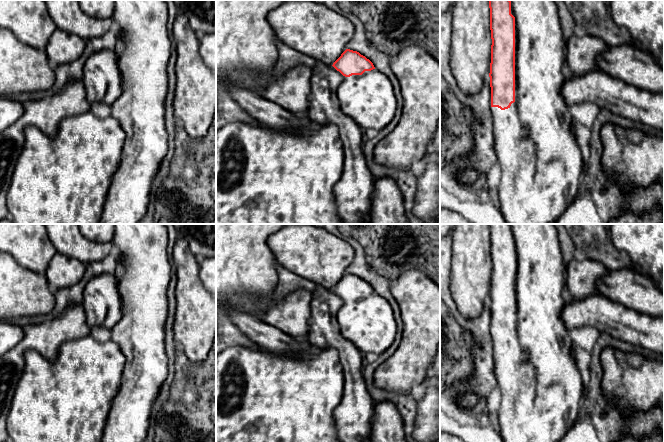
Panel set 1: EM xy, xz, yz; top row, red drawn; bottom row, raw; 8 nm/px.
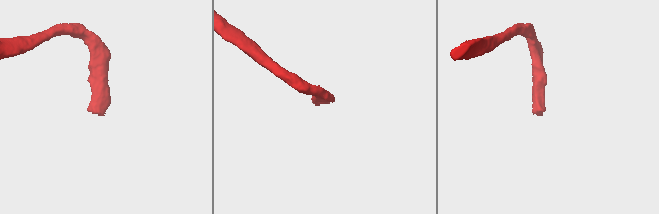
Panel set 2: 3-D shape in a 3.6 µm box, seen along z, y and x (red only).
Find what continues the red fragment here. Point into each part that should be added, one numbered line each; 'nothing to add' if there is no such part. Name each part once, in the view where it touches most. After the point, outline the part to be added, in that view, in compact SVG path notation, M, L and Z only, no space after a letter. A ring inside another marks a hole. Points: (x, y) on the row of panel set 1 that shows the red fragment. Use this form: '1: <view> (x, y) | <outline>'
1: yz (541, 163) | M510 0L511 14L515 17L515 102L508 109L501 110L491 107L493 114L493 135L495 152L501 167L501 181L497 188L499 209L507 224L554 224L566 211L578 195L581 179L583 177L584 163L577 137L572 131L573 119L568 110L561 89L567 76L566 70L566 44L563 39L561 21L558 8L554 0Z

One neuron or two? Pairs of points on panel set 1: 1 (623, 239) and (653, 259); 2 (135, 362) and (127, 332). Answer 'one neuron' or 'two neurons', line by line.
1: one neuron
2: one neuron

